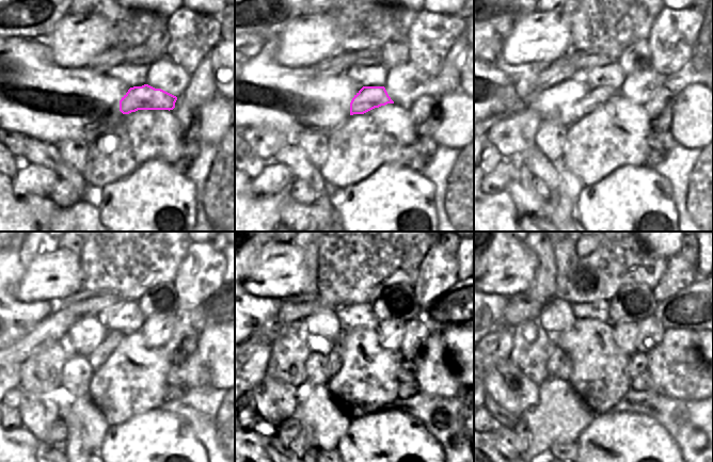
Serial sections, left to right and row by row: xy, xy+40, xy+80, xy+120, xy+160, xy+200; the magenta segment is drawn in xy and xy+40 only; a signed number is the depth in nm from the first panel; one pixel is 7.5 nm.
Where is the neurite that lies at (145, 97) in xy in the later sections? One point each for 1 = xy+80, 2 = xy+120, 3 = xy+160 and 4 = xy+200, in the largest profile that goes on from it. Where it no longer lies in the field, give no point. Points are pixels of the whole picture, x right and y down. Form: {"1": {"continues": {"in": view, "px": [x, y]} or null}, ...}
{"1": {"continues": {"in": "xy+80", "px": [596, 97]}}, "2": {"continues": {"in": "xy+120", "px": [98, 356]}}, "3": {"continues": {"in": "xy+160", "px": [334, 359]}}, "4": {"continues": {"in": "xy+200", "px": [565, 370]}}}

